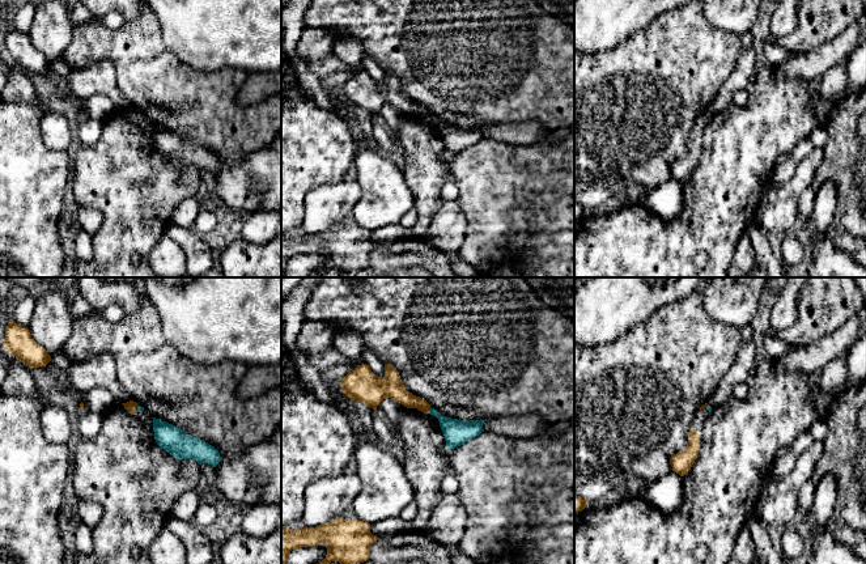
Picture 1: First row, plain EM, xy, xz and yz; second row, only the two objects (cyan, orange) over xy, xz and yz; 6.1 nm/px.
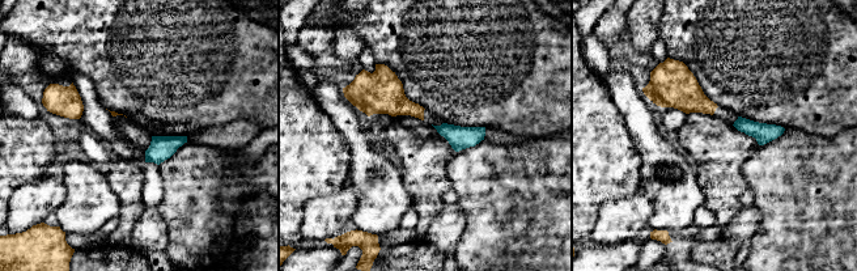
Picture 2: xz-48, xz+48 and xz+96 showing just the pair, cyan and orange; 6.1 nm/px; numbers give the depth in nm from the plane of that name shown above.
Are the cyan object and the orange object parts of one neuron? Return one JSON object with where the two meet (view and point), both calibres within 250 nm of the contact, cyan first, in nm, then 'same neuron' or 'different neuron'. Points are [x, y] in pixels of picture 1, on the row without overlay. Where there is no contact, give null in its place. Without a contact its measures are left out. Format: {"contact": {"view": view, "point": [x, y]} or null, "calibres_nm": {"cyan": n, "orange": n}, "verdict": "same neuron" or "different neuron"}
{"contact": {"view": "xz", "point": [429, 117]}, "calibres_nm": {"cyan": 160, "orange": 120}, "verdict": "different neuron"}

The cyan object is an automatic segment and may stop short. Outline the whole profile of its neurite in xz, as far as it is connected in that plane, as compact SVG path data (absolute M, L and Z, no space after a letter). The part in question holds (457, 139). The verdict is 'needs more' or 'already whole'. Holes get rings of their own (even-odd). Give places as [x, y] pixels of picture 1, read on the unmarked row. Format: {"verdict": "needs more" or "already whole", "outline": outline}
{"verdict": "already whole", "outline": "M432 114L428 120L434 122L438 126L449 157L463 152L464 149L475 145L481 139L484 139L483 126L468 128L451 126L442 123L437 116Z"}

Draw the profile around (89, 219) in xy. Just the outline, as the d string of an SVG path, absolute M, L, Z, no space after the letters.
M80 207L77 221L78 221L78 226L93 237L98 232L102 224L102 215L99 211L94 208Z

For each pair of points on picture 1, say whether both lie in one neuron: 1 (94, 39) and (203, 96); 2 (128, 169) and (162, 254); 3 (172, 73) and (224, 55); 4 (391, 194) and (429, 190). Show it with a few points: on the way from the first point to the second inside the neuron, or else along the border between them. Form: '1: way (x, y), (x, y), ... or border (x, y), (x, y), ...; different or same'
1: way (122, 46), (175, 96); same
2: border (164, 232), (151, 250), (148, 263); different
3: border (166, 47), (196, 70), (220, 70); different
4: border (402, 169), (404, 183), (414, 198), (415, 207); different

